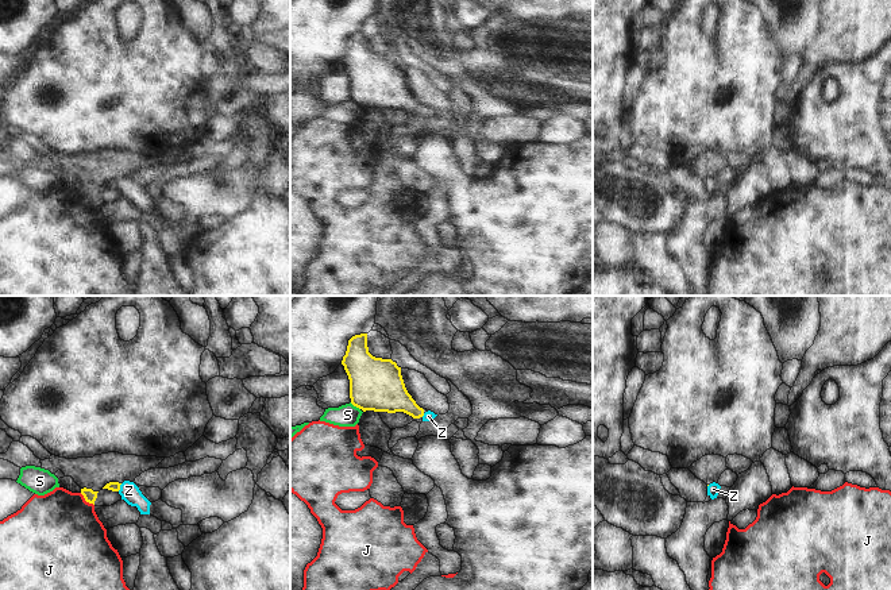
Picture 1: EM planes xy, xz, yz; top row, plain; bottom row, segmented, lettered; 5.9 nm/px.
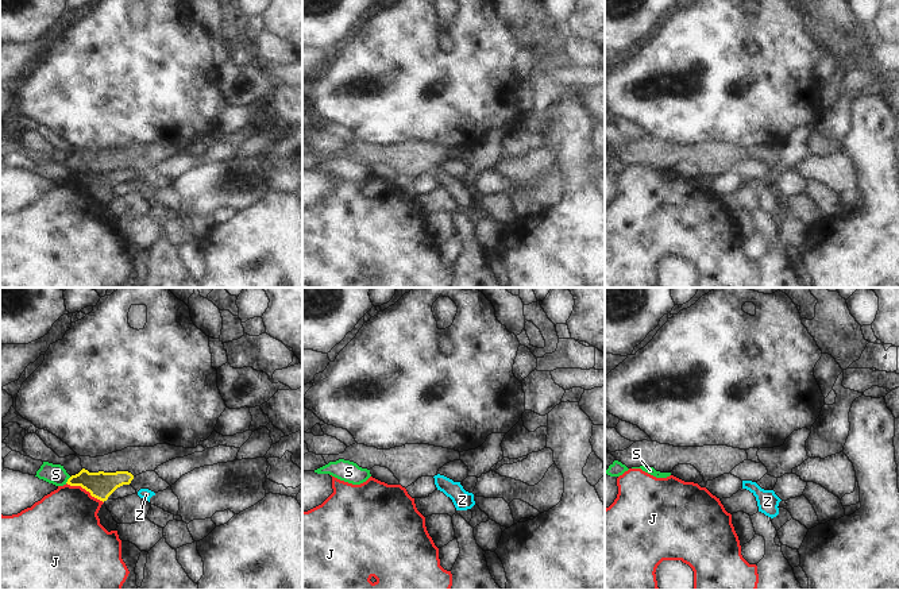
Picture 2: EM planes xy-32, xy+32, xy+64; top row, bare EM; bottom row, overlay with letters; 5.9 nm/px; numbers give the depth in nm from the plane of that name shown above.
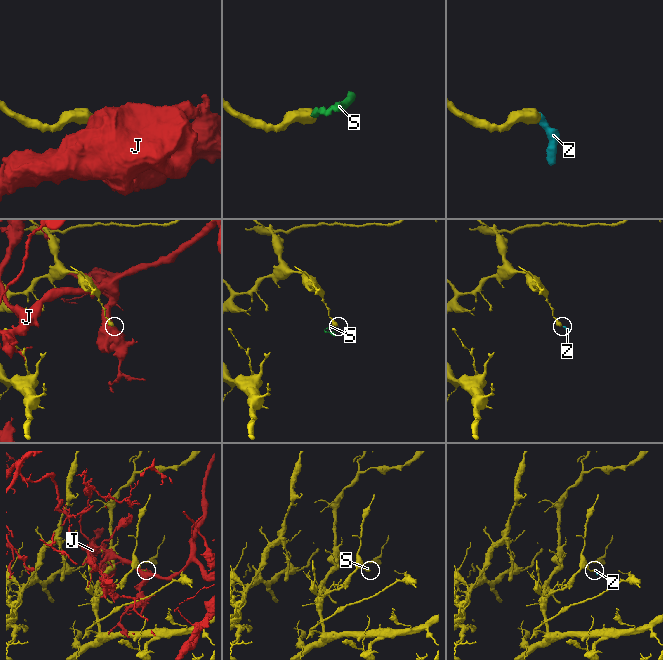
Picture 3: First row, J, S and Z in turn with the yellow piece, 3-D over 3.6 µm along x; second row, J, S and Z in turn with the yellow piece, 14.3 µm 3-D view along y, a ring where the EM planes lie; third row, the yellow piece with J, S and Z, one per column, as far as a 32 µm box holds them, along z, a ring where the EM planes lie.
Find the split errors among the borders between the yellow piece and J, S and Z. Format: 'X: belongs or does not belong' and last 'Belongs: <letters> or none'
J: does not belong
S: does not belong
Z: belongs
Belongs: Z

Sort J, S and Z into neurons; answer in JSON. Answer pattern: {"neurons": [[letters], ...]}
{"neurons": [["J"], ["S"], ["Z"]]}

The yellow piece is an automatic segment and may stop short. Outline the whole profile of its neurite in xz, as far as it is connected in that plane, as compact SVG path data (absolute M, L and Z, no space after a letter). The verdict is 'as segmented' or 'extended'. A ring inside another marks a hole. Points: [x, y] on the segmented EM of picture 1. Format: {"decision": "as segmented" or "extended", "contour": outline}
{"decision": "extended", "contour": "M367 333L348 340L342 365L350 379L351 404L363 412L404 412L413 419L421 417L423 421L432 421L437 416L416 404L396 362L375 358L369 352Z"}

